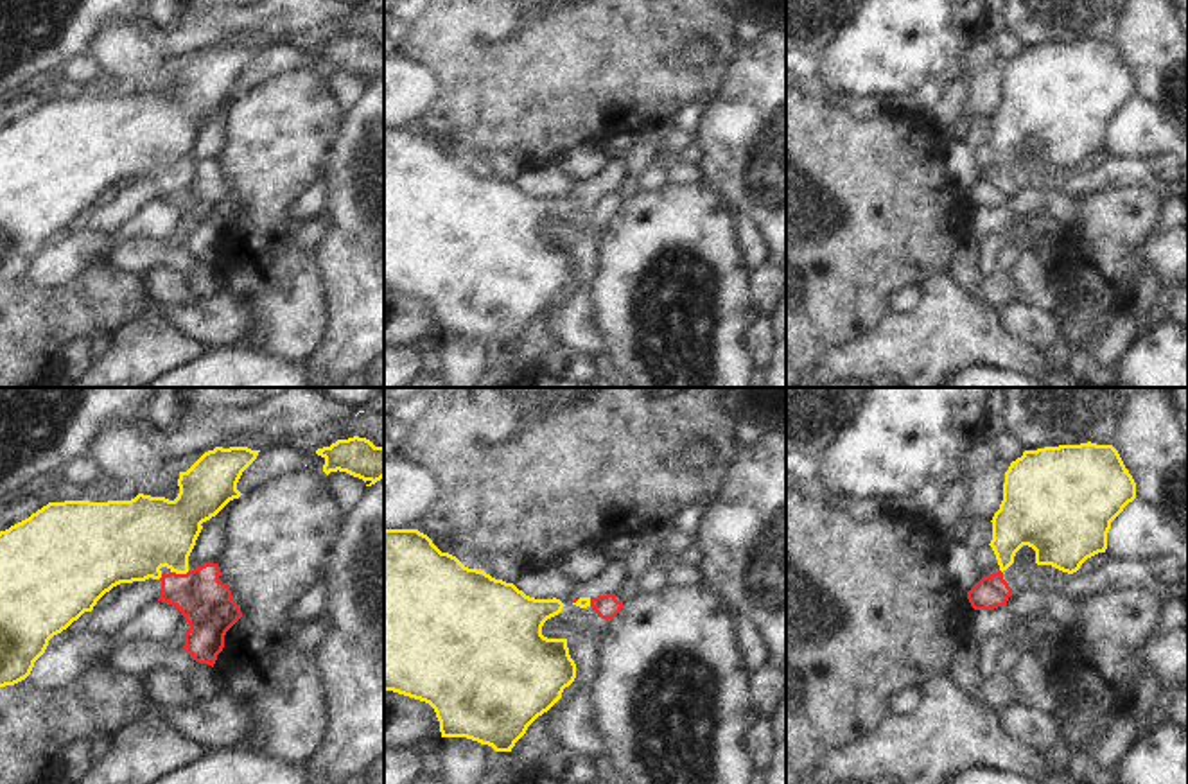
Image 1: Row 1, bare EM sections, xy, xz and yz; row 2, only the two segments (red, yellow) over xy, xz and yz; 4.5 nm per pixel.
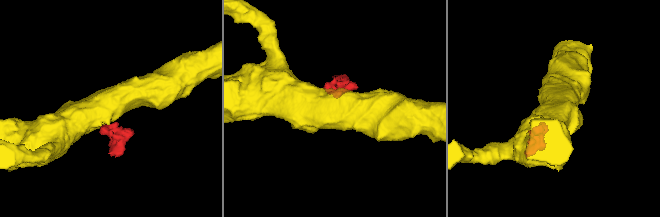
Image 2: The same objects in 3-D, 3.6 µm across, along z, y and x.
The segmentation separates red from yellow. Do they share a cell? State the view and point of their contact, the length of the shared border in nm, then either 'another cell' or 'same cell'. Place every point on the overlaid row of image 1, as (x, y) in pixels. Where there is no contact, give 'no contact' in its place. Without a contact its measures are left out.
contact xy (180, 574); length 90 nm; another cell

